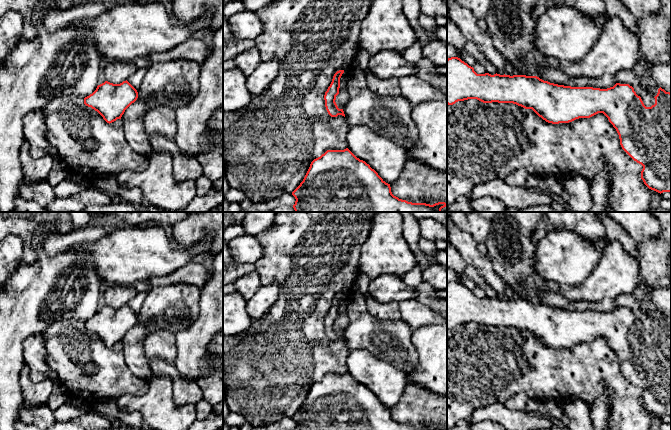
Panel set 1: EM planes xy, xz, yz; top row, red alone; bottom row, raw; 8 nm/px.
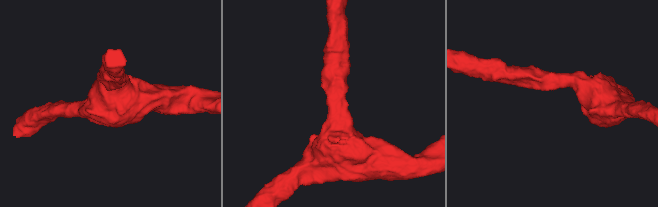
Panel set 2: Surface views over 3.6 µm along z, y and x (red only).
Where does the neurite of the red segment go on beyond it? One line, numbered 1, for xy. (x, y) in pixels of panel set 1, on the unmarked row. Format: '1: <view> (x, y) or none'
1: none

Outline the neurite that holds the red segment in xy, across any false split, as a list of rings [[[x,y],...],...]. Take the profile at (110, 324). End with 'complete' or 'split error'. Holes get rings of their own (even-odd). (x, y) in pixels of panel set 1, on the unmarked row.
[[[127,304],[120,308],[105,305],[84,322],[84,328],[97,335],[110,348],[121,343],[125,334],[137,322],[137,314]]] | complete

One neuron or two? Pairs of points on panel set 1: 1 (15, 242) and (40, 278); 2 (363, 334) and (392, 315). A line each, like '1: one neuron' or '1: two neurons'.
1: two neurons
2: two neurons

